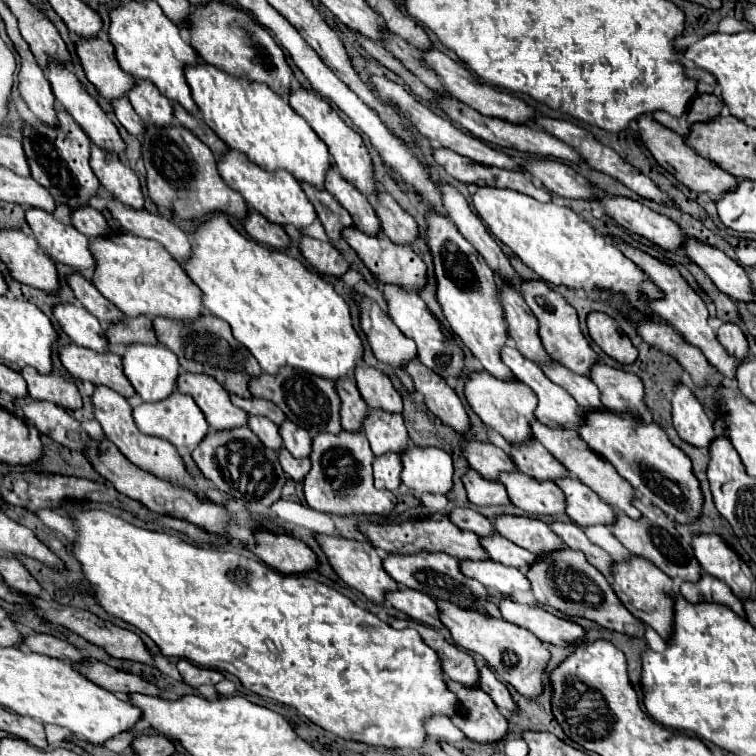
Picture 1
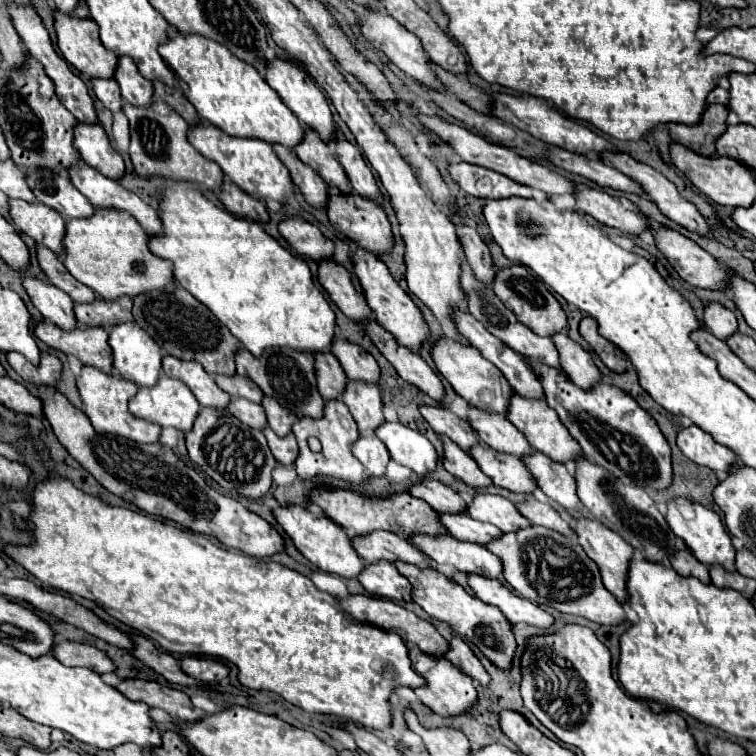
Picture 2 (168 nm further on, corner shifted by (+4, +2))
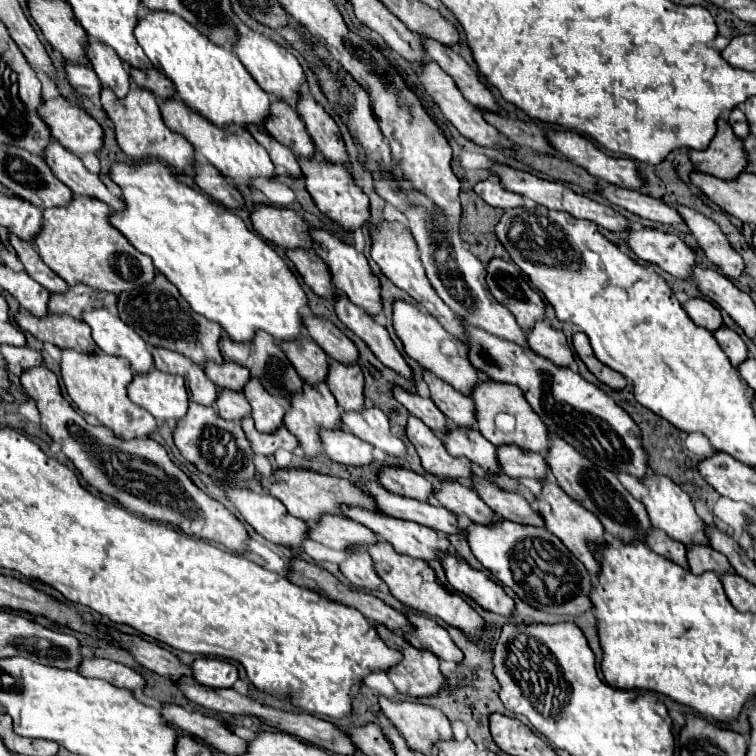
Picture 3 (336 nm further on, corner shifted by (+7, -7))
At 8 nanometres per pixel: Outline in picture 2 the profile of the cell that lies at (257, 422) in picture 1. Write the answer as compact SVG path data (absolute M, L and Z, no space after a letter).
M231 399L229 411L231 411L231 415L235 415L241 423L247 423L247 425L253 427L253 429L263 431L263 429L267 427L265 411L263 411L263 407L257 405L257 403L251 403L251 401L247 401L247 399Z

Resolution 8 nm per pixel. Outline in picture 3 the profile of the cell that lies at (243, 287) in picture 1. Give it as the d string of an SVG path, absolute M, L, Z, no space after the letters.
M144 160L134 164L112 164L108 176L122 188L124 210L110 214L110 224L120 230L130 244L150 256L160 270L192 306L192 310L208 320L218 322L236 342L248 342L256 330L268 332L274 340L294 340L302 332L300 308L308 306L306 294L286 262L256 232L248 230L240 216L220 206L210 196L176 180L176 174L160 160Z

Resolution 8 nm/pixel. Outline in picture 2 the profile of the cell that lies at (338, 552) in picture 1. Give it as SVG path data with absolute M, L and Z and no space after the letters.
M297 505L275 509L275 517L279 525L285 529L285 533L293 539L295 547L321 571L339 575L343 579L355 579L359 571L363 571L365 563L363 559L359 559L359 553L353 547L353 537L343 527L339 527L335 521L327 517L315 517L311 511L307 511L305 507L297 507Z

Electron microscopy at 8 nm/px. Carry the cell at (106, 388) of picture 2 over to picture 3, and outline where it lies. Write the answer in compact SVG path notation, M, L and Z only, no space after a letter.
M62 350L62 380L66 384L66 392L74 400L74 404L84 414L94 414L104 426L108 426L118 438L132 440L140 436L148 436L156 428L156 418L150 412L140 410L140 406L132 404L126 394L126 386L132 380L132 370L128 360L122 356L108 356L106 352L76 352Z

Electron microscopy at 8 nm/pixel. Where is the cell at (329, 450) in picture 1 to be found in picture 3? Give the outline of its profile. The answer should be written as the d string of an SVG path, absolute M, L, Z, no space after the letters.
M326 382L306 384L290 400L284 424L298 438L306 456L316 456L320 448L320 428L340 428L340 406Z

